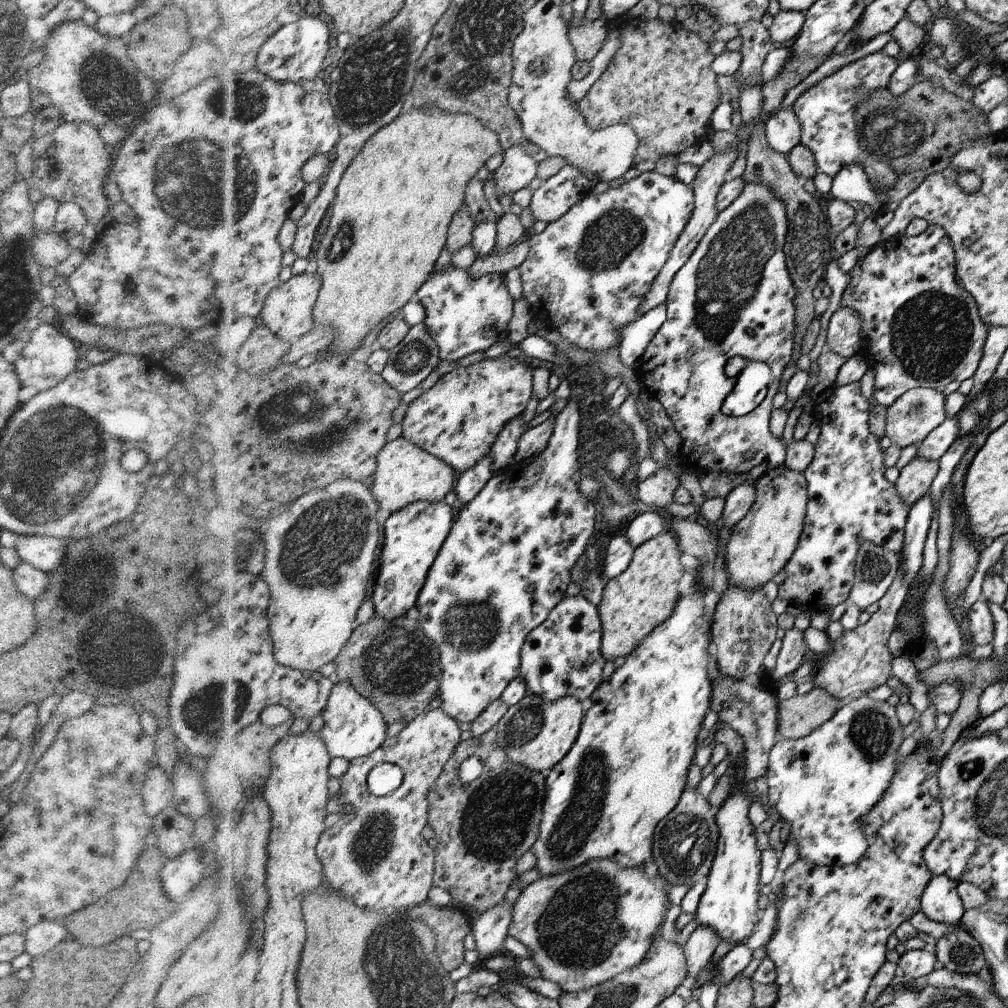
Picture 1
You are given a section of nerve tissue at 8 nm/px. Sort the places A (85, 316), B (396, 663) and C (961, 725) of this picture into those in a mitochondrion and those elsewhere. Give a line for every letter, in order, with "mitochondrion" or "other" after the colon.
A: other
B: mitochondrion
C: other

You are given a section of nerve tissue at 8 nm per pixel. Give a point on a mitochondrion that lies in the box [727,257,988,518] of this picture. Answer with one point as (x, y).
(931, 335)

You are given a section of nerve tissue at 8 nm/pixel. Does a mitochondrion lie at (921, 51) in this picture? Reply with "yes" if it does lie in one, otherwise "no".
no

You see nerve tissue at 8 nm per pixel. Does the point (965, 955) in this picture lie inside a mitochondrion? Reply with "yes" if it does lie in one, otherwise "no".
yes

